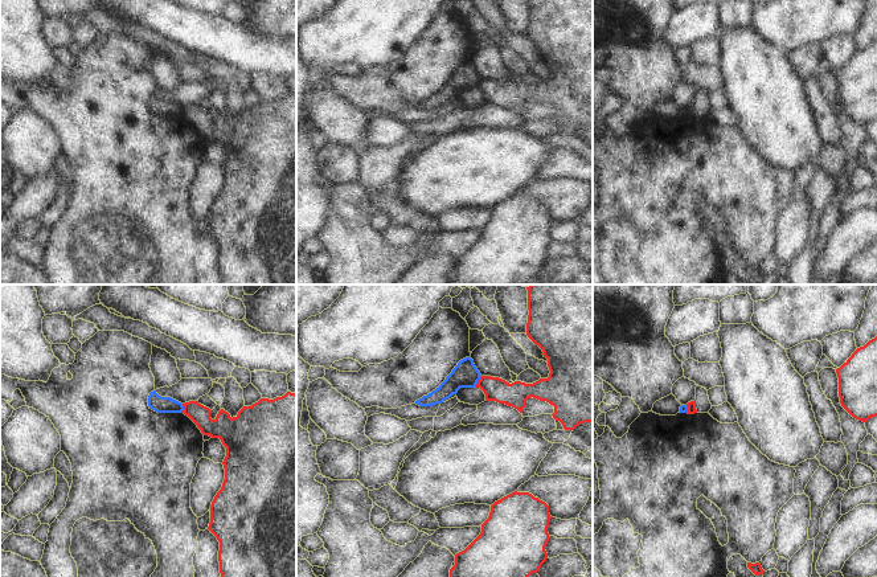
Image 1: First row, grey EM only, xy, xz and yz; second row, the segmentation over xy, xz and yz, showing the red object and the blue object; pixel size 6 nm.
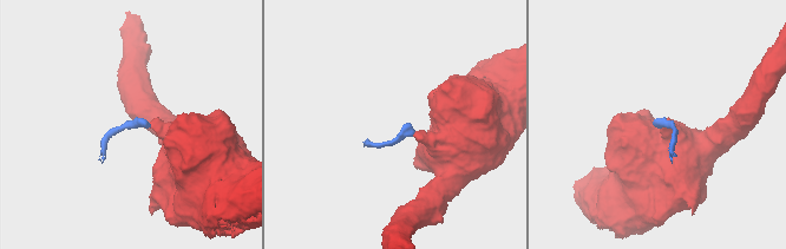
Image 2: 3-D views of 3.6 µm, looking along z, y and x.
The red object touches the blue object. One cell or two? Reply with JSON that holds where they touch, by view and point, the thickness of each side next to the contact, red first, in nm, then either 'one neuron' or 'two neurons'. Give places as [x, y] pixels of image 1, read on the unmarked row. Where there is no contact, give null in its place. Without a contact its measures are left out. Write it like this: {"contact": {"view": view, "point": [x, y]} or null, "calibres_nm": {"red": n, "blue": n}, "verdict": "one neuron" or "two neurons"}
{"contact": {"view": "xz", "point": [478, 85]}, "calibres_nm": {"red": 150, "blue": 160}, "verdict": "two neurons"}

